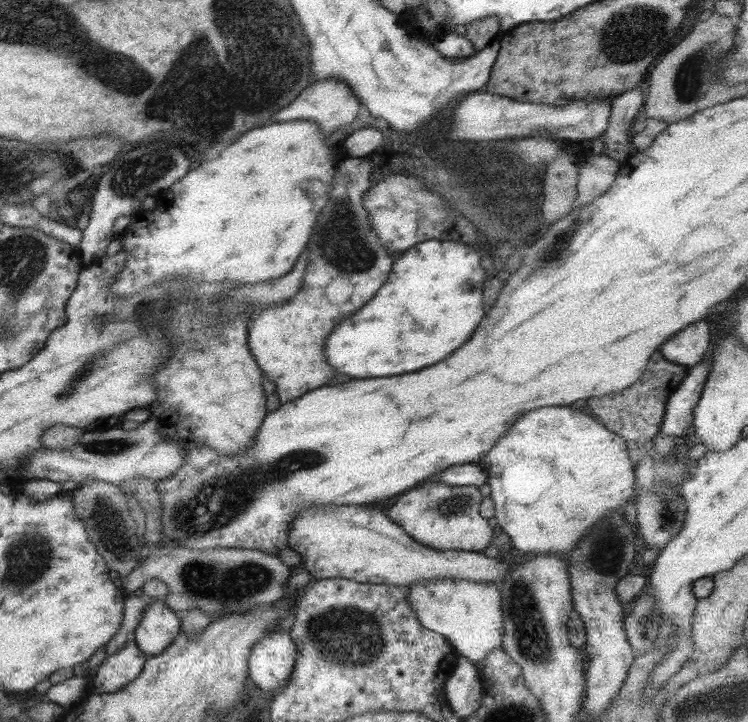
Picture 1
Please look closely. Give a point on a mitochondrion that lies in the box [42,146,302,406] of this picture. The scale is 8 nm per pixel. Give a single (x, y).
(141, 319)

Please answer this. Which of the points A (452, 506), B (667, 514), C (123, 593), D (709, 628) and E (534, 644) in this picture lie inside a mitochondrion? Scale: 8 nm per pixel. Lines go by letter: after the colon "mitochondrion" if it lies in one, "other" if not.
A: mitochondrion
B: mitochondrion
C: other
D: other
E: mitochondrion

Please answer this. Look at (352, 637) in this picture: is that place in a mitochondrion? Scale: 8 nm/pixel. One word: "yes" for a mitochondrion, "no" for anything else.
yes

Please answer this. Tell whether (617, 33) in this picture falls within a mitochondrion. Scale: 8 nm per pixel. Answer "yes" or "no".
yes

